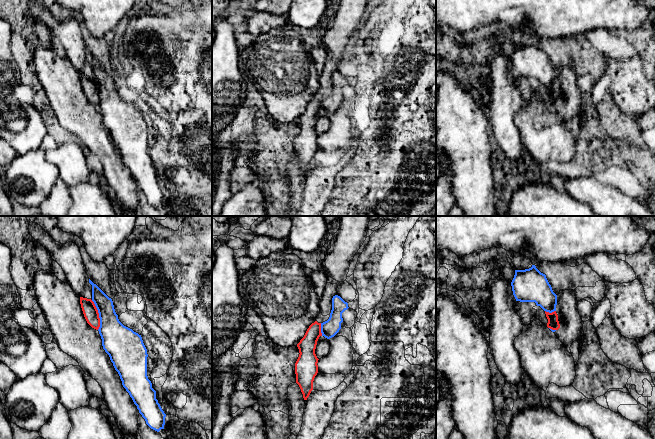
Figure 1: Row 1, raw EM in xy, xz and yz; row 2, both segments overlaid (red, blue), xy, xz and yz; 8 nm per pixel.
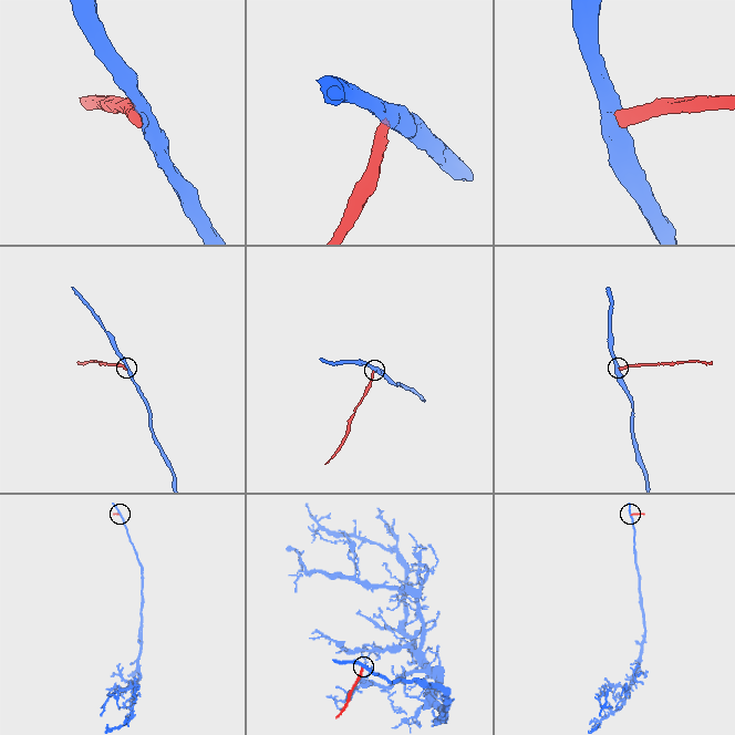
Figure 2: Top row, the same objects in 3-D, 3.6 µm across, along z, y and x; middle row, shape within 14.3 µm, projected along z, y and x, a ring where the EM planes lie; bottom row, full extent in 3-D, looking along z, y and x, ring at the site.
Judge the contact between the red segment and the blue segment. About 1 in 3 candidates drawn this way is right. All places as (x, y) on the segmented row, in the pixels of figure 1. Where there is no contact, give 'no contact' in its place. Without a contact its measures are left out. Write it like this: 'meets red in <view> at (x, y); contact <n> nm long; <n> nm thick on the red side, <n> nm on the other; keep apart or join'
meets red in xy at (98, 315); contact 240 nm long; 120 nm thick on the red side, 260 nm on the other; keep apart

